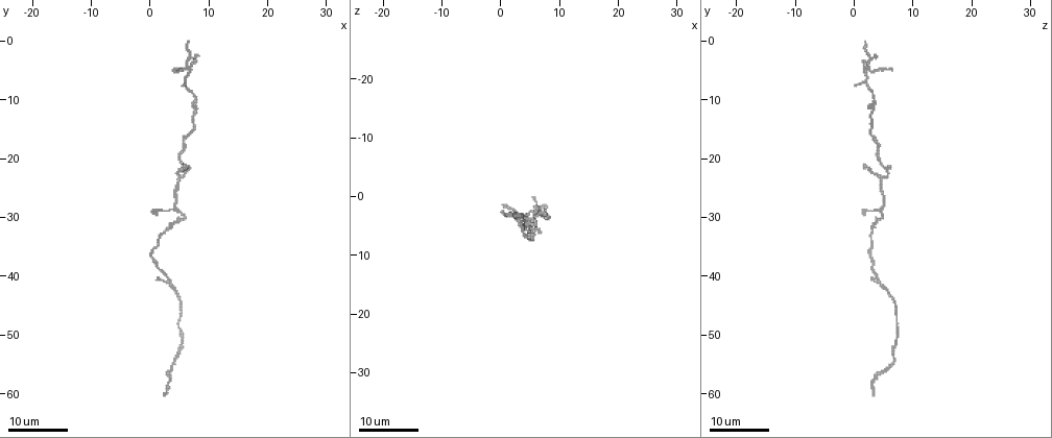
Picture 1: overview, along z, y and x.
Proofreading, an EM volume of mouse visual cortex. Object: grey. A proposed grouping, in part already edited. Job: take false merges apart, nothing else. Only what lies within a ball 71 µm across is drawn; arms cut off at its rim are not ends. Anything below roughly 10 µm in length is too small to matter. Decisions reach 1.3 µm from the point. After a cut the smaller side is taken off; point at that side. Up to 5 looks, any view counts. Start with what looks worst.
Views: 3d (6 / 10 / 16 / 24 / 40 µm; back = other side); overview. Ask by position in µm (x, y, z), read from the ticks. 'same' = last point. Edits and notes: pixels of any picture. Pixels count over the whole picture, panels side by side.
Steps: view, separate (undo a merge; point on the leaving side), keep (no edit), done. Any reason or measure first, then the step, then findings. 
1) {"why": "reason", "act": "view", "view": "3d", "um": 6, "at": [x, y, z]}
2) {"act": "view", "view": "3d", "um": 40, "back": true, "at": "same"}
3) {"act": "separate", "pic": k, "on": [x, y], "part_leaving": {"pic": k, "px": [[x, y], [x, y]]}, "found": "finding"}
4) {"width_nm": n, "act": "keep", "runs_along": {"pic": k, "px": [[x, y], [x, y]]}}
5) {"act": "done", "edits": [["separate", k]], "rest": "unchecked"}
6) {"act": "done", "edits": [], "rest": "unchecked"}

{"why": "side arm on a straight run", "act": "view", "view": "3d", "um": 16, "at": [6.0, 6.0, 2.0]}

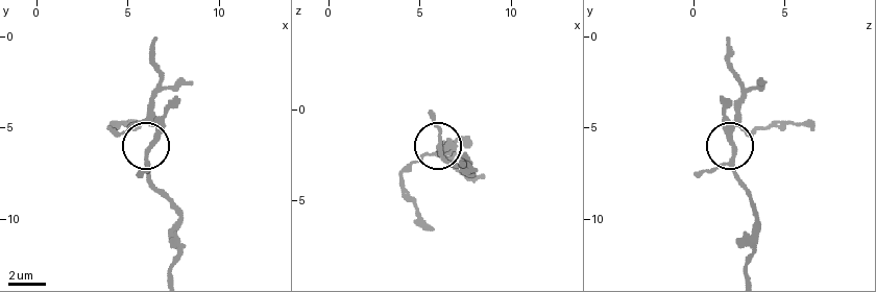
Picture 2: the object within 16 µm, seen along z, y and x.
{"act": "view", "view": "3d", "um": 6, "at": [6.0, 6.3, 2.2]}

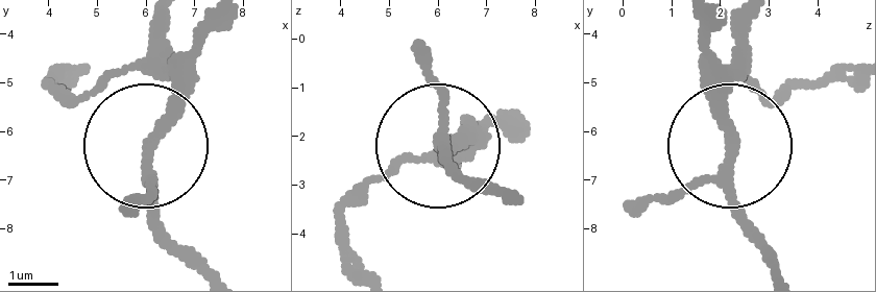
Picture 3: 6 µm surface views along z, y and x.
{"act": "view", "view": "3d", "um": 6, "back": true, "at": [6.10, 6.35, 2.20]}

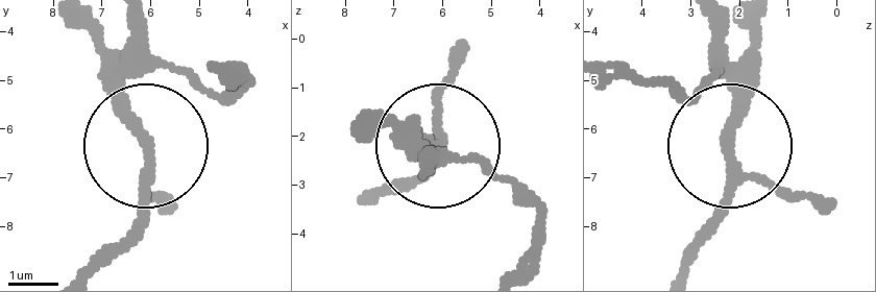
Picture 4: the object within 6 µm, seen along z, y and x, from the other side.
{"arms": 3, "act": "keep", "runs_along": {"pic": 4, "px": [[677, 272], [731, 173], [719, 23]]}, "found": "continuous, no second neuron"}

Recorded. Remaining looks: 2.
{"why": "calibre changes", "act": "view", "view": "3d", "um": 24, "at": [8.0, 9.5, 3.5]}

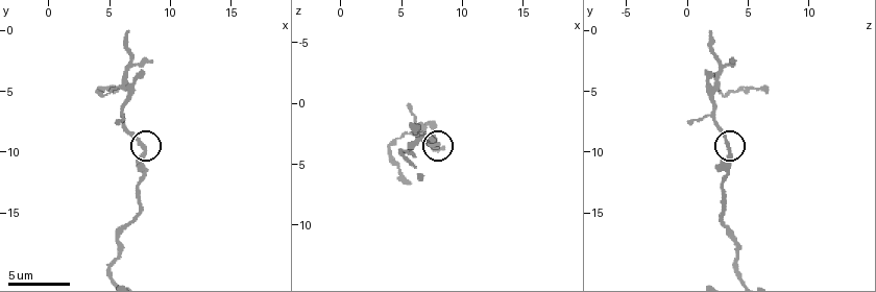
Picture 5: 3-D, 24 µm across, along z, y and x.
{"why": "closer look", "act": "view", "view": "3d", "um": 10, "at": [7.8, 9.8, 3.4]}

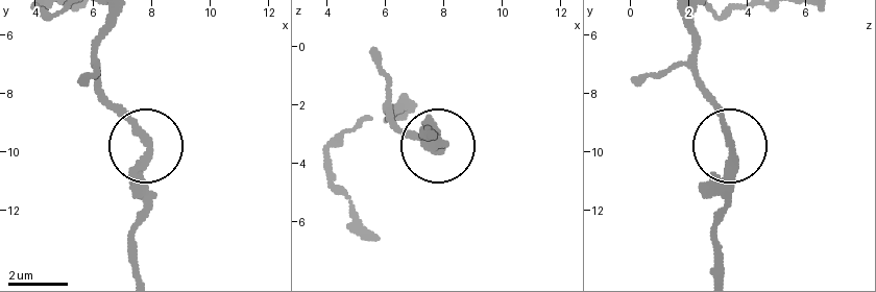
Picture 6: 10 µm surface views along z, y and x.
{"act": "keep", "runs_along": {"pic": 6, "px": [[135, 270], [142, 143], [100, 94]]}, "found": "continuous, no second neuron"}

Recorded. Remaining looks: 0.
{"act": "done", "edits": [], "rest": "unchecked"}

